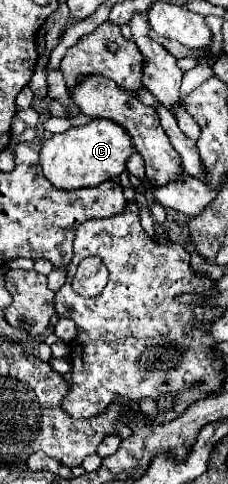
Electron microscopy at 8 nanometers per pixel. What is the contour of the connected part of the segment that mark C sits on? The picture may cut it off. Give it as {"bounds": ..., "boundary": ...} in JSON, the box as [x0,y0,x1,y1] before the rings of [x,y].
{"bounds":[39,120,133,190],"boundary":[[[91,120],[85,126],[69,128],[67,132],[55,134],[51,140],[43,140],[39,150],[39,160],[45,178],[55,188],[79,190],[79,188],[97,186],[125,172],[125,164],[131,152],[133,152],[131,138],[127,136],[127,132],[119,128],[119,124],[111,124],[111,120]]]}

